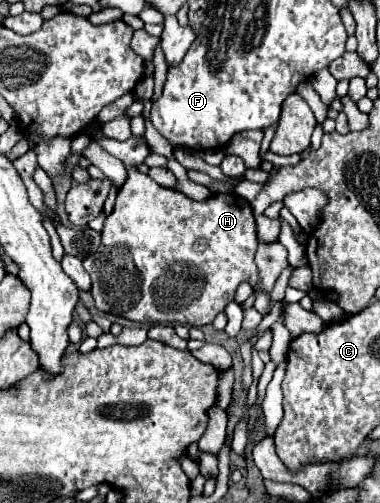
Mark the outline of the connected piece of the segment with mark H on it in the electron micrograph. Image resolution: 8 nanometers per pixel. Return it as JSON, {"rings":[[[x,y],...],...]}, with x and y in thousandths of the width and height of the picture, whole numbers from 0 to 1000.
{"rings":[[[255,250],[239,274],[276,302],[313,314],[339,342],[303,414],[276,437],[266,489],[216,519],[239,549],[250,612],[287,624],[303,616],[361,644],[392,636],[403,644],[539,648],[613,596],[624,569],[655,557],[674,590],[668,610],[703,626],[711,586],[676,573],[682,549],[666,521],[676,449],[655,402],[613,382],[561,386],[518,402],[471,378],[403,362],[355,334],[397,306],[376,270],[308,282],[266,270],[266,250]]]}

